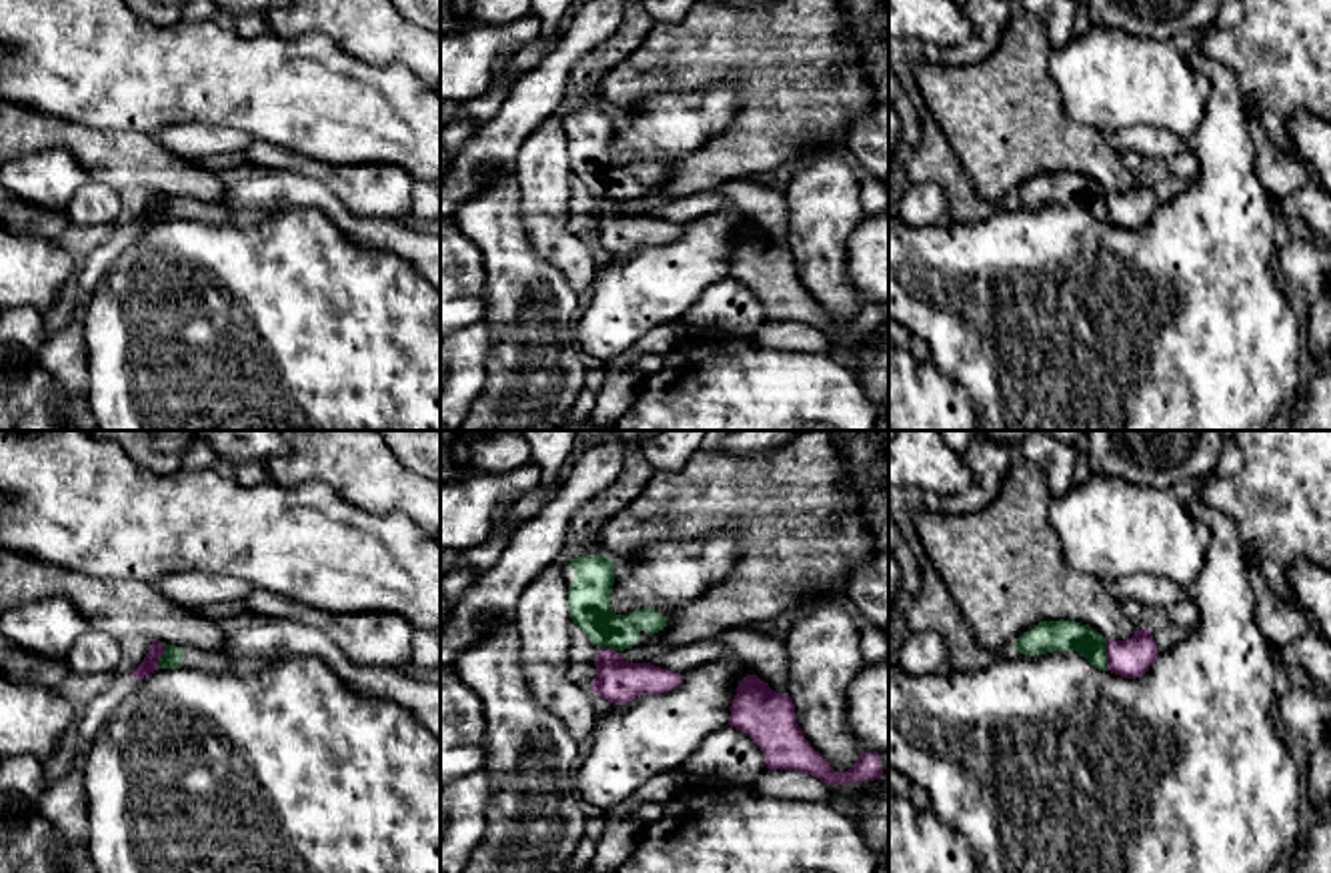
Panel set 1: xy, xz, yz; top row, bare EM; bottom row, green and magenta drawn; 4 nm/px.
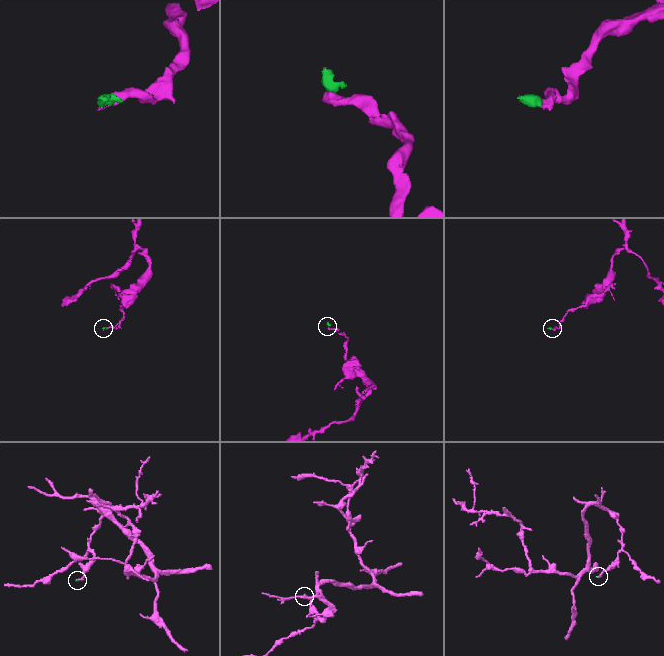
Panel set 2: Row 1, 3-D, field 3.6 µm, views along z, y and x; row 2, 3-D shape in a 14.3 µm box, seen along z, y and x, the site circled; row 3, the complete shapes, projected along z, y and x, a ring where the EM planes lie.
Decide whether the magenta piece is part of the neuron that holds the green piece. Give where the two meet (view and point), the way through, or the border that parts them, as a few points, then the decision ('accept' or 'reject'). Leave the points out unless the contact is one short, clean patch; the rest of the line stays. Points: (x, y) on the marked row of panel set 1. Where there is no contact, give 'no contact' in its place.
meets green in yz at (1105, 655); border along yz (1105, 641), (1107, 669); reject

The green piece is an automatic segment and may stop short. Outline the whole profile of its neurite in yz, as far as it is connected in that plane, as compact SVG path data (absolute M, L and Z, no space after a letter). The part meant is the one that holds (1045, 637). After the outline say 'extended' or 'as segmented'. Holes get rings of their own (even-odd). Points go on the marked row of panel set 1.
M1041 621L1015 641L1023 655L1047 655L1055 651L1077 651L1095 669L1107 671L1107 639L1077 621Z | as segmented

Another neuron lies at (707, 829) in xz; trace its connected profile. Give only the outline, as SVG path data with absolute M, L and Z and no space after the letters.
M695 785L662 803L660 815L644 827L638 847L616 873L877 873L879 863L857 821L827 803L765 797L753 785Z

